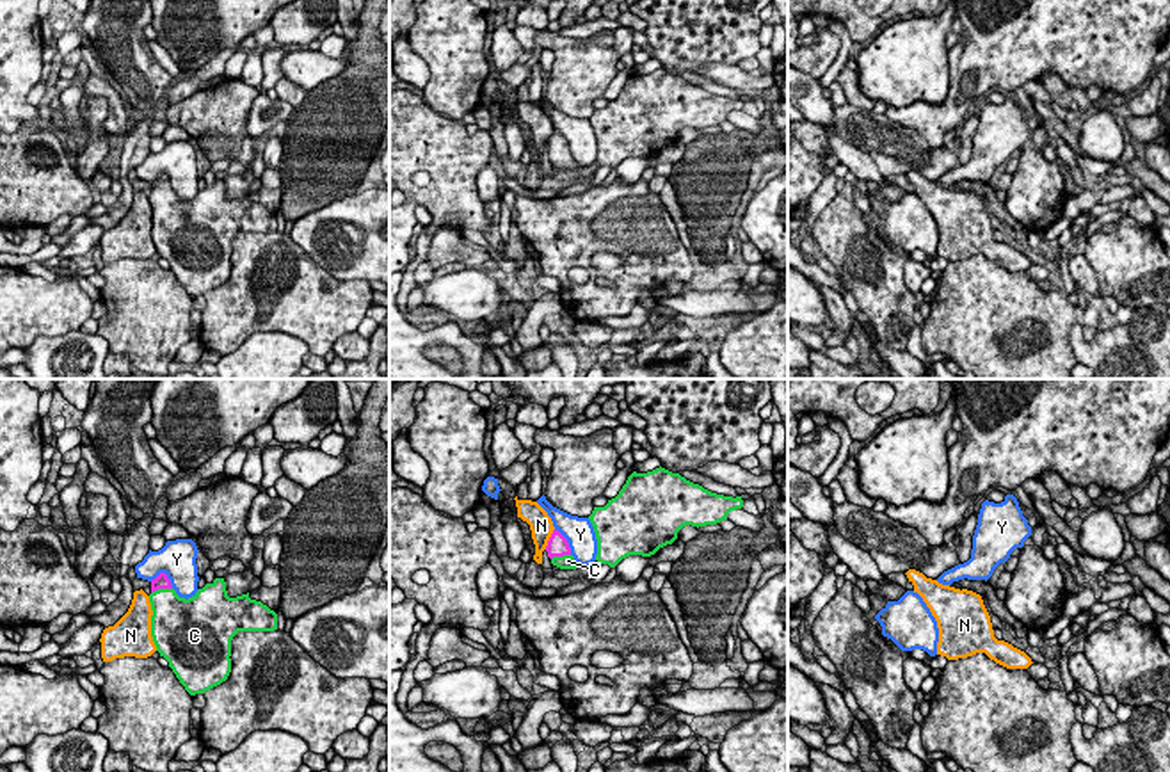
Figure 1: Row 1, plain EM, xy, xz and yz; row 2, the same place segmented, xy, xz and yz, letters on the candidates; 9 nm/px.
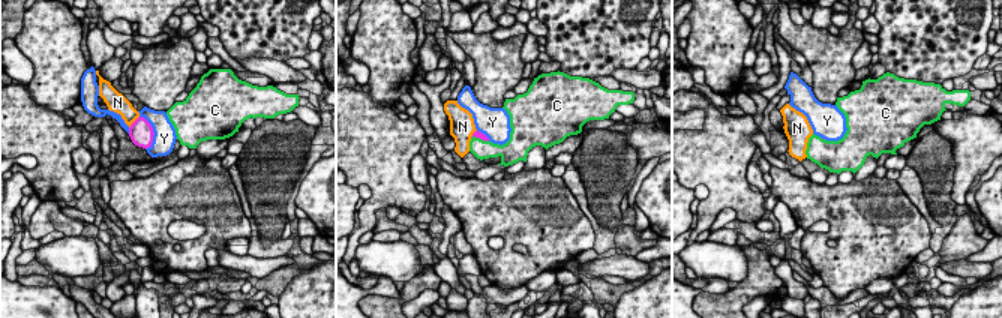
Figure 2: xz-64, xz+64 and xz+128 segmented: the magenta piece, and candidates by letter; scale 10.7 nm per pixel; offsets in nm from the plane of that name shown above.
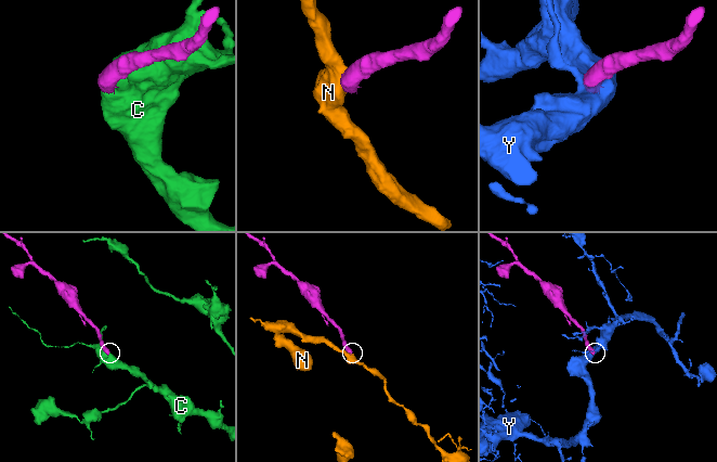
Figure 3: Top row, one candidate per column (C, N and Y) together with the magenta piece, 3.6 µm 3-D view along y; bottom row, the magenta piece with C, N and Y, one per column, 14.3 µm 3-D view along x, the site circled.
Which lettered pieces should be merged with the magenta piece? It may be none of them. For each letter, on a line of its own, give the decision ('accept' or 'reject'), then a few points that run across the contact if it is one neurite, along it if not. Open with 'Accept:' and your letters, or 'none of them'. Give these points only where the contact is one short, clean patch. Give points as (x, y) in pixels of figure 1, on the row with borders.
Accept: C
C: accept
N: reject; line xz (553, 529), (544, 548)
Y: reject

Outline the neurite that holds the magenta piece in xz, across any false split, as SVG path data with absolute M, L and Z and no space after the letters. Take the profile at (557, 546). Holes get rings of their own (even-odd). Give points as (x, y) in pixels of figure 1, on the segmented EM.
M553 530L553 534L548 541L546 551L548 551L548 557L551 559L551 564L560 569L580 567L580 564L571 555L567 539L558 530Z

